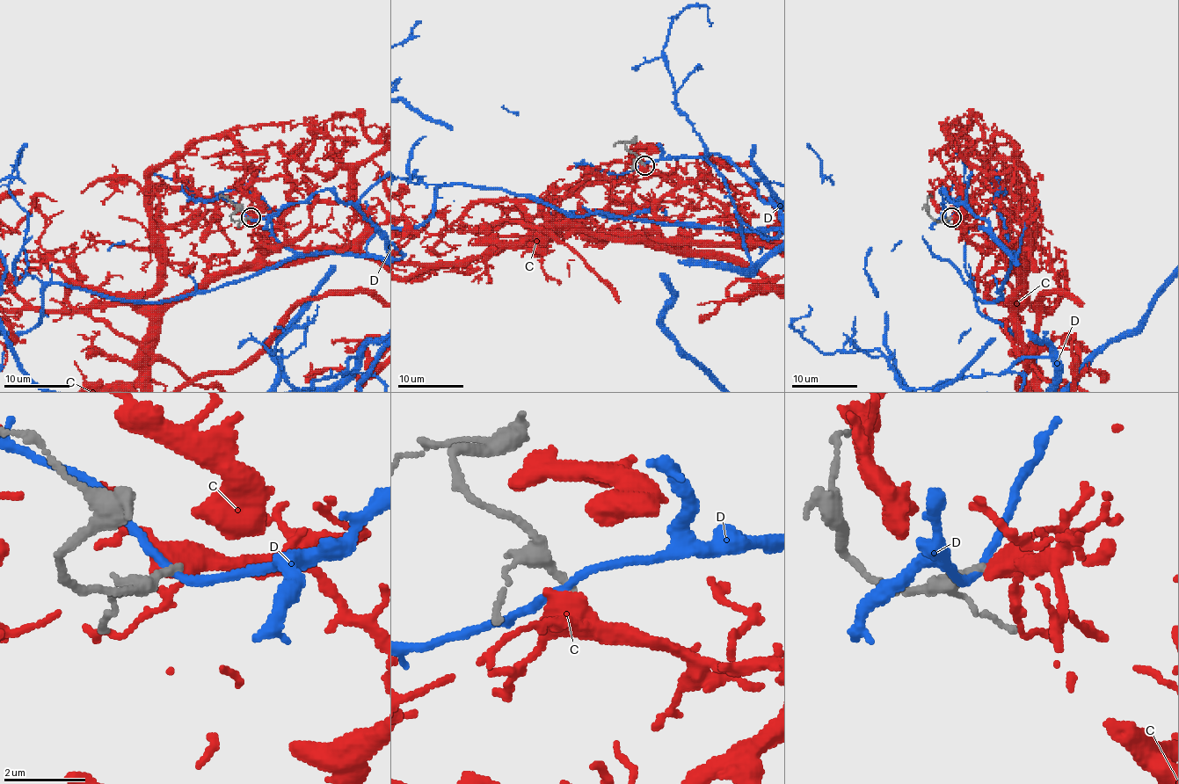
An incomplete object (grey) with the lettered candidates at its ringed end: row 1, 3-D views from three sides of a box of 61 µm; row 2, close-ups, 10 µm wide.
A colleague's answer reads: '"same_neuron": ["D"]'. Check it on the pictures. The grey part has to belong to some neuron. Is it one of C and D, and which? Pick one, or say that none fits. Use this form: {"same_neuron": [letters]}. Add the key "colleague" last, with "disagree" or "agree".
{"same_neuron": [], "colleague": "disagree"}

